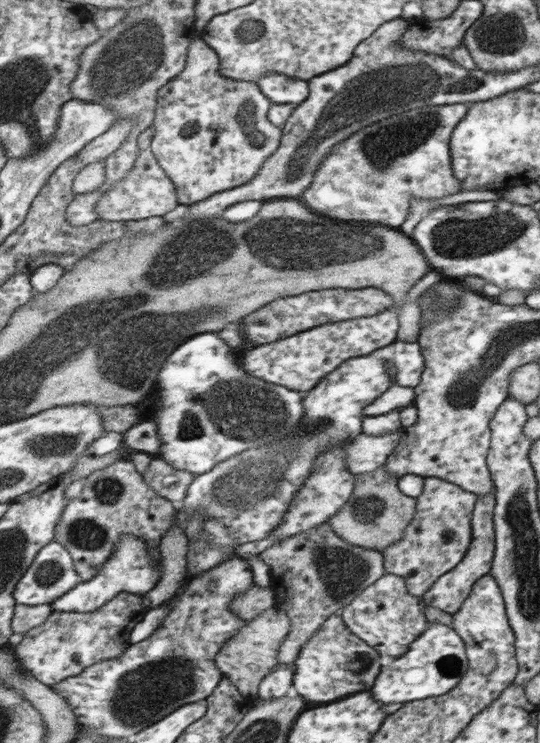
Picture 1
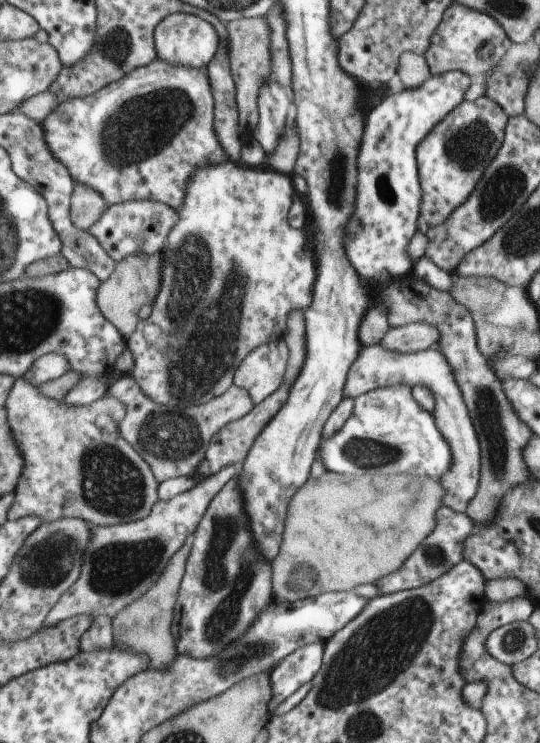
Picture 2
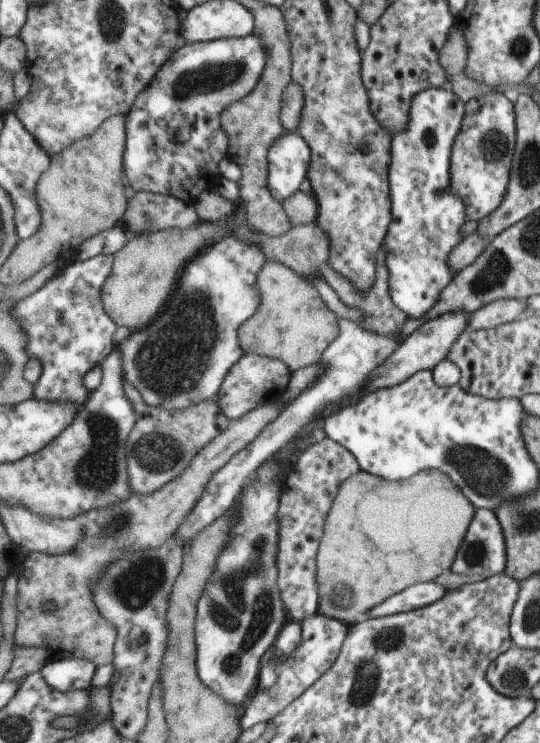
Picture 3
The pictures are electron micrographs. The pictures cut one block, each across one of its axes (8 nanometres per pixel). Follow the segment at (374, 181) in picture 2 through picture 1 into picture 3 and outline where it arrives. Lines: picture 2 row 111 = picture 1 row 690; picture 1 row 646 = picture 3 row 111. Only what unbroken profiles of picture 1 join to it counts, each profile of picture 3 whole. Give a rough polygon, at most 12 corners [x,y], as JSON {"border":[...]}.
{"border":[[413,98],[394,133],[396,305],[422,318],[455,277],[464,203],[446,192],[465,102]]}

